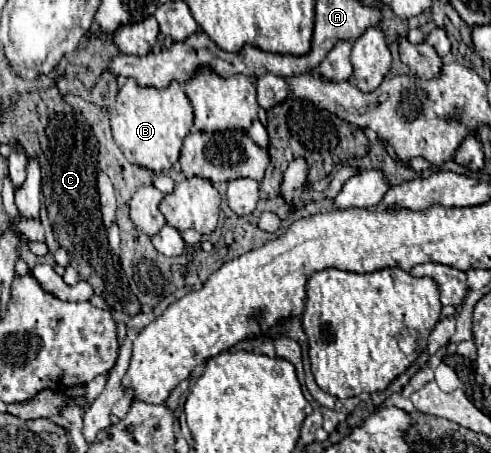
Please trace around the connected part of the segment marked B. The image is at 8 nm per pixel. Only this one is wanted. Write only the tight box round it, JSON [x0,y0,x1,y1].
[110,78,192,174]

